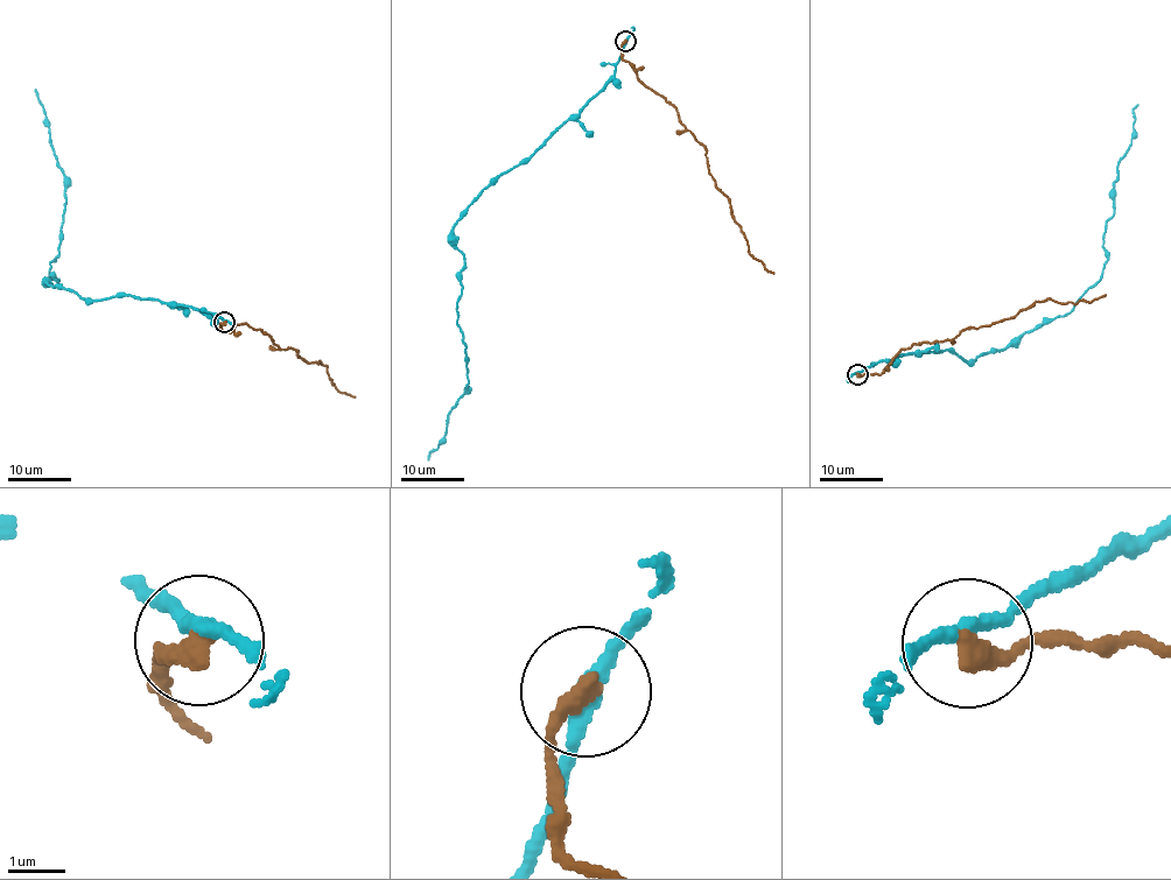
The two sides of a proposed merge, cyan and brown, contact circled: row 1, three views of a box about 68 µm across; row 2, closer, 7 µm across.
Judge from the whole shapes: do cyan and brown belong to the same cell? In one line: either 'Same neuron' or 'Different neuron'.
Different neuron

